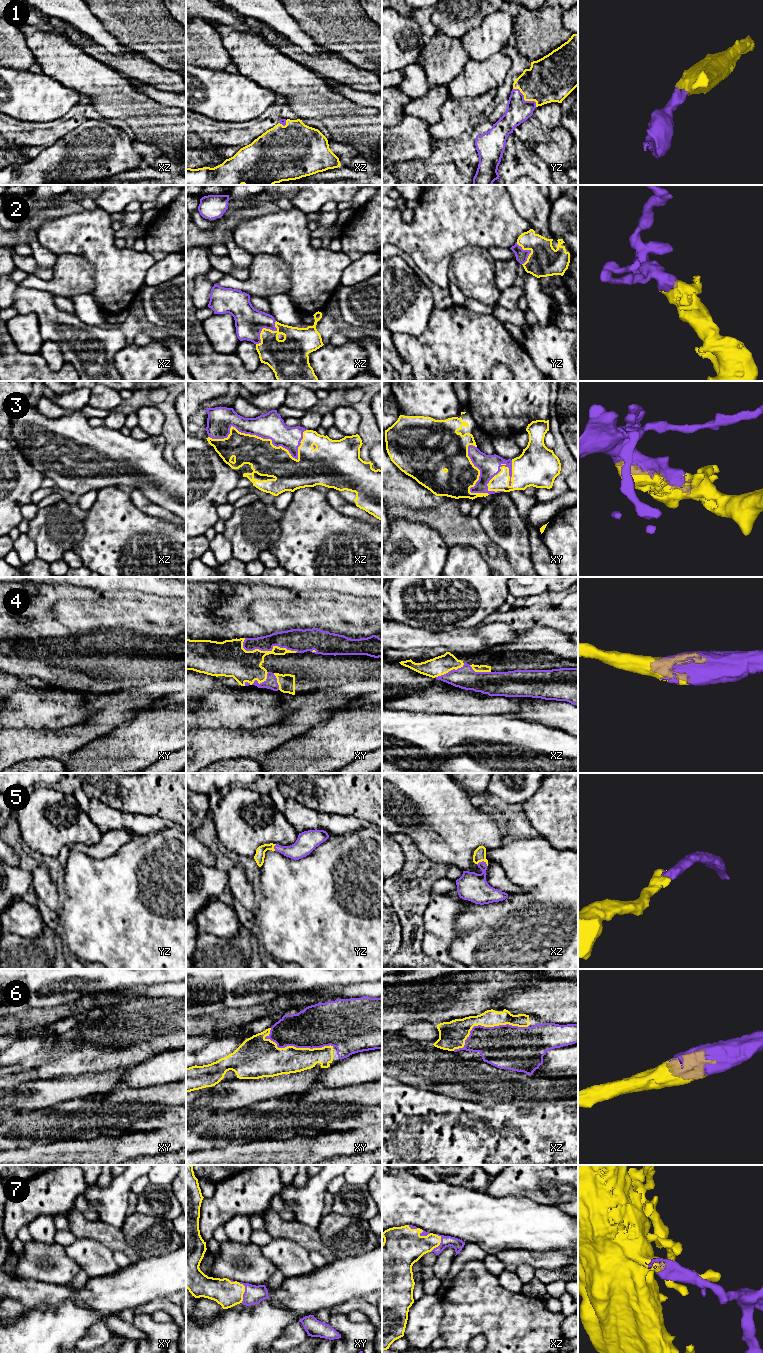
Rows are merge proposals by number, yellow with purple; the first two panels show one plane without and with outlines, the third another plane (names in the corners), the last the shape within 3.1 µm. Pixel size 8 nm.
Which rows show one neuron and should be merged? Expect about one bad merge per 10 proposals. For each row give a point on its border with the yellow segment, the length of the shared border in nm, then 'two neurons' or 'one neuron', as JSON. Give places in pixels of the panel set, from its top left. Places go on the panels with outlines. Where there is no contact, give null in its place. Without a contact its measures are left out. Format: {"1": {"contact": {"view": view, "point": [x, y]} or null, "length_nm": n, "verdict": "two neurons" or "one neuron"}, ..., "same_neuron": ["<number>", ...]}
{"1": {"contact": {"view": "yz", "point": [524, 99]}, "length_nm": 240, "verdict": "one neuron"}, "2": {"contact": {"view": "xz", "point": [265, 328]}, "length_nm": 260, "verdict": "one neuron"}, "3": {"contact": {"view": "xy", "point": [479, 493]}, "length_nm": 480, "verdict": "one neuron"}, "4": {"contact": {"view": "xy", "point": [268, 651]}, "length_nm": 460, "verdict": "one neuron"}, "5": {"contact": {"view": "xz", "point": [482, 860]}, "length_nm": 90, "verdict": "one neuron"}, "6": {"contact": {"view": "xz", "point": [486, 1026]}, "length_nm": 650, "verdict": "one neuron"}, "7": {"contact": {"view": "xy", "point": [244, 1291]}, "length_nm": 170, "verdict": "one neuron"}, "same_neuron": ["1", "2", "3", "4", "5", "6", "7"]}

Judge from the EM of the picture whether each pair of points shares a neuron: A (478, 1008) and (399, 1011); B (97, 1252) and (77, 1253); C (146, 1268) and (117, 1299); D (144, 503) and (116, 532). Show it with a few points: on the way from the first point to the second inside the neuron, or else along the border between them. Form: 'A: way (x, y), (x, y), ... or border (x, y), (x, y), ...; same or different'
A: way (458, 1012), (448, 1015), (419, 1014); same
B: way (92, 1253), (82, 1253); same
C: way (140, 1276), (125, 1291); same
D: border (129, 495), (132, 502), (141, 511), (159, 519); different

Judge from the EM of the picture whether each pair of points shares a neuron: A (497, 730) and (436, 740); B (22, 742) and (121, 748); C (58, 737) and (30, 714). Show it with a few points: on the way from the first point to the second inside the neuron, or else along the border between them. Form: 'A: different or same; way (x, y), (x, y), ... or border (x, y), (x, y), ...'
A: same; way (482, 735), (465, 735), (458, 740), (451, 740)
B: different; border (103, 735), (95, 737), (70, 754)
C: different; border (71, 726), (55, 729), (25, 728)

